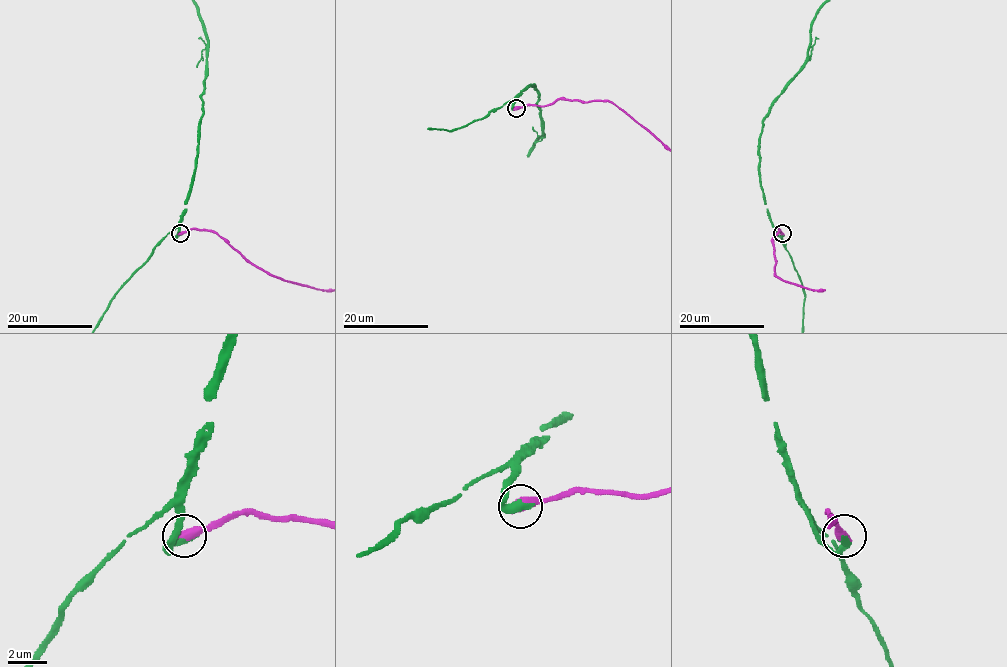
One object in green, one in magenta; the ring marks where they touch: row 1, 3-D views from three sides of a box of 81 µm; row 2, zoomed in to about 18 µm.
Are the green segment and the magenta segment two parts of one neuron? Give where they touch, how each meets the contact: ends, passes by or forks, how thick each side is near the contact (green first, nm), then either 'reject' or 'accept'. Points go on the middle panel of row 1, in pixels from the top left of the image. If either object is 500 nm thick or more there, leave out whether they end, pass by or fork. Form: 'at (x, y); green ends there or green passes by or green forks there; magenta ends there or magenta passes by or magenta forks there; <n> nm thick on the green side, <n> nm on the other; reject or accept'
at (516, 108); 440 nm thick on the green side, 550 nm on the other; accept

